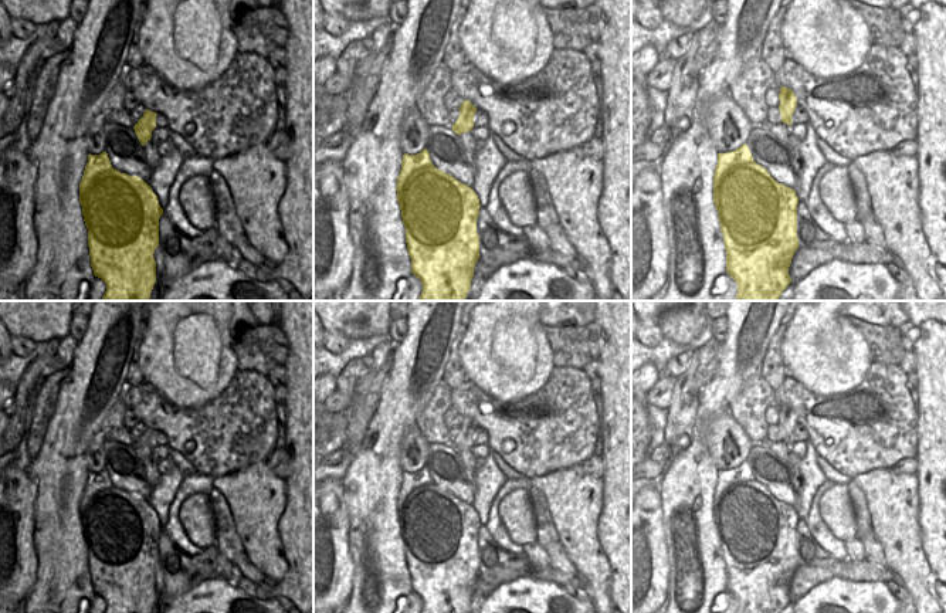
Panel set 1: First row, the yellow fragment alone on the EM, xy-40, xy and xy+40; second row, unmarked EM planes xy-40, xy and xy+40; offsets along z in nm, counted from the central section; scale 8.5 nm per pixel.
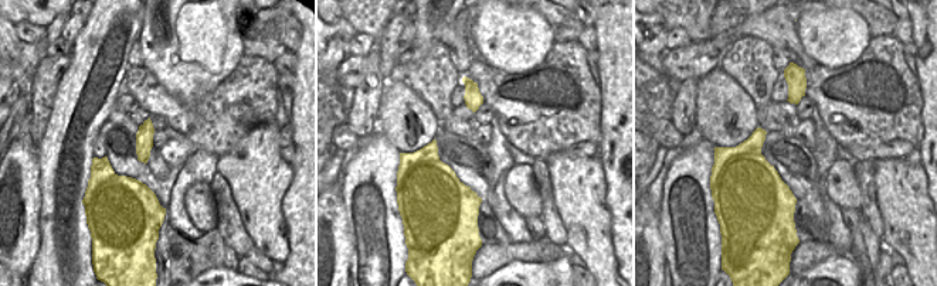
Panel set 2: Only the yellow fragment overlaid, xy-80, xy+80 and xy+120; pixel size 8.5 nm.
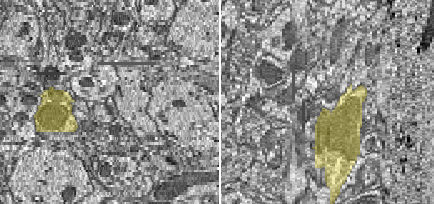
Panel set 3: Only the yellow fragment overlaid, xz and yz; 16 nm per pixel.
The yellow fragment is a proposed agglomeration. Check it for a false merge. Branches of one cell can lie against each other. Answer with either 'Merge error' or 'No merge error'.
Merge error.

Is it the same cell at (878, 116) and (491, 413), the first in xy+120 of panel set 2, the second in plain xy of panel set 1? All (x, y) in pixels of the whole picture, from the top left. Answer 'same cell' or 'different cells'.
same cell

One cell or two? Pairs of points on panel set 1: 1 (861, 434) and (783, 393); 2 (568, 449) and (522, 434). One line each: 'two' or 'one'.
1: one
2: one

